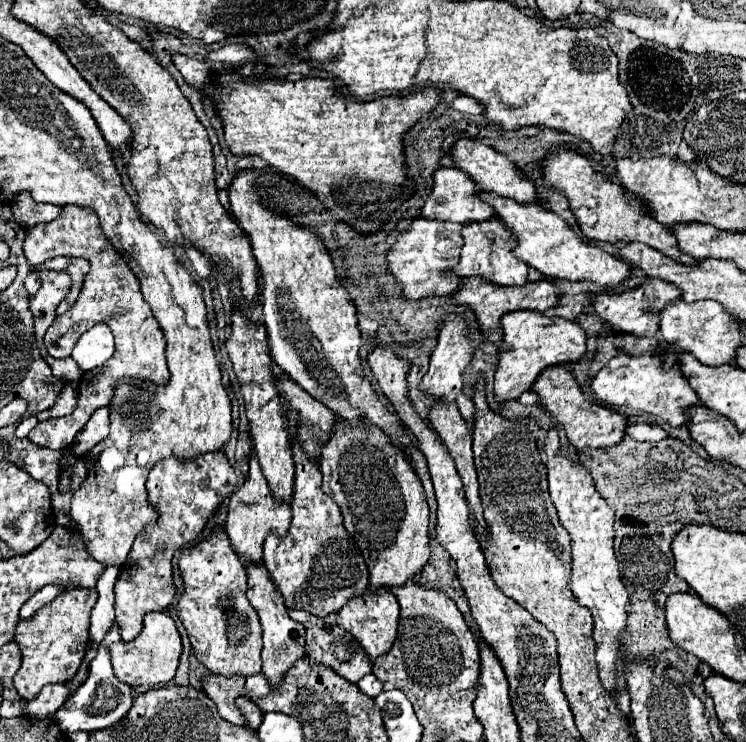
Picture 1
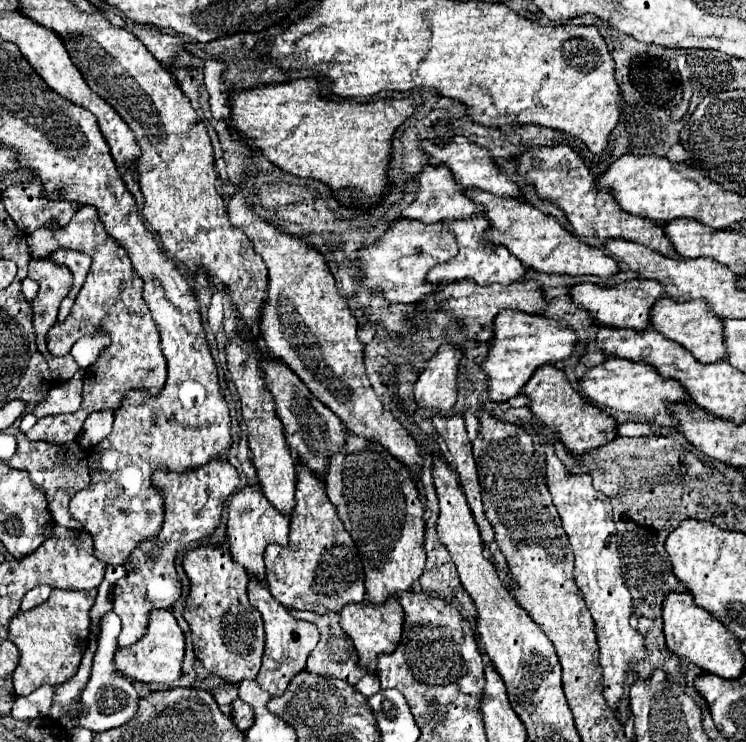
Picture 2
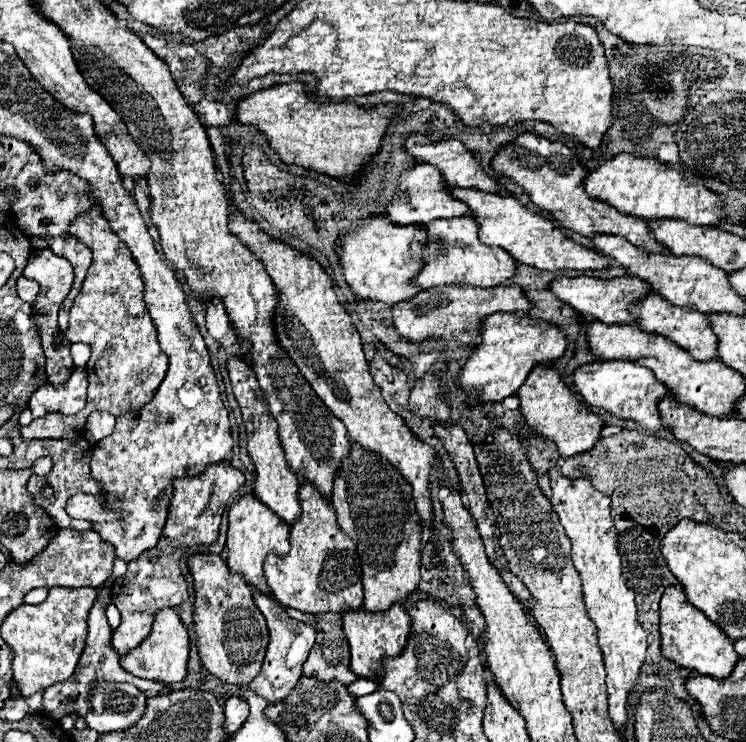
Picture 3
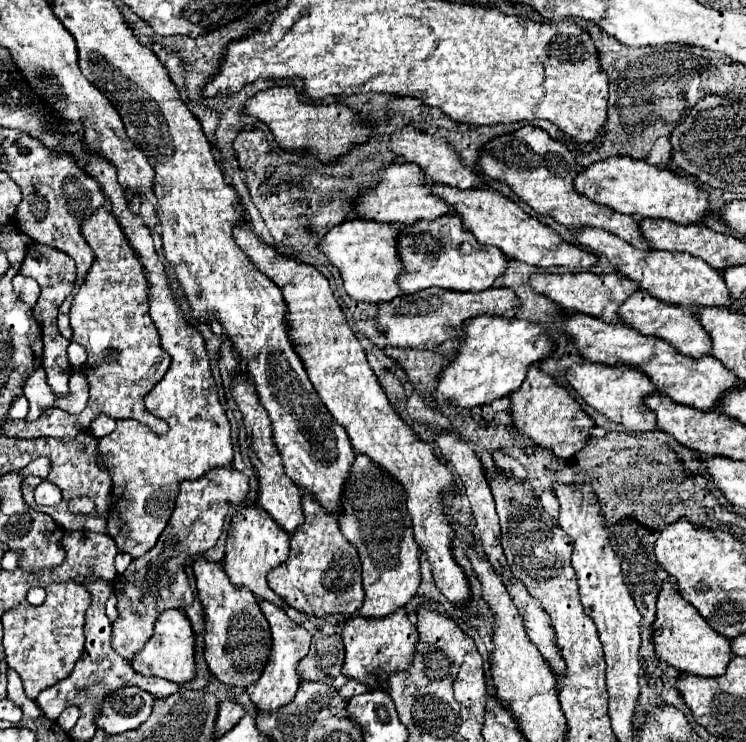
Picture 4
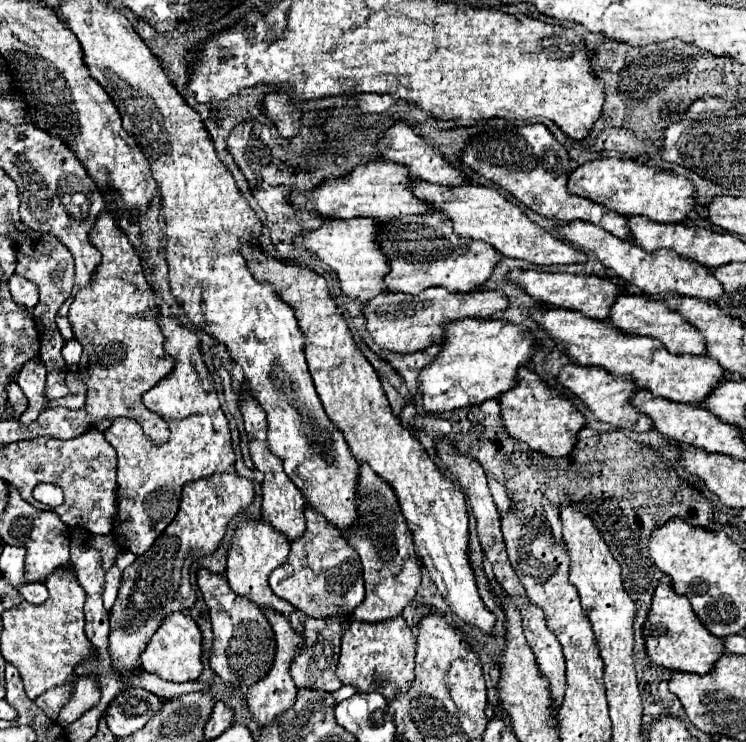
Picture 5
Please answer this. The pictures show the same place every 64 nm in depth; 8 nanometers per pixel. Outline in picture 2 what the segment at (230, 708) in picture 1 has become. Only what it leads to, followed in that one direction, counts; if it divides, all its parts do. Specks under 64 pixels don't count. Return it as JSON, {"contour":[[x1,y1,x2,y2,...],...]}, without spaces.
{"contour":[[226,684,226,686,220,686,216,692,214,692,214,698,216,698,216,702,218,702,218,706,220,706,220,710,224,712,224,714,228,714,230,716,230,704,232,704,232,700,238,696,238,692,236,692,236,688,238,688,238,684]]}

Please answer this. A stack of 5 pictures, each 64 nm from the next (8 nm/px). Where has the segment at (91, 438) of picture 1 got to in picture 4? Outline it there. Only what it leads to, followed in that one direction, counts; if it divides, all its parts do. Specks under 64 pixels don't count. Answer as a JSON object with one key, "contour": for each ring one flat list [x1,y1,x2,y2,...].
{"contour":[[98,416,94,422,92,422,92,434,102,438,106,436,108,432,112,432,116,428,116,420,112,420,110,416]]}

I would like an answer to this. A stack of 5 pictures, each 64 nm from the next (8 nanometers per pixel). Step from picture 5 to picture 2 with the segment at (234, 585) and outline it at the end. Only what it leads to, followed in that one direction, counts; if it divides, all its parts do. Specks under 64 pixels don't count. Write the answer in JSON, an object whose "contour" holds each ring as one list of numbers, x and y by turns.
{"contour":[[246,486,240,492,232,496,232,502,228,506,228,548,232,554,232,560,246,568,246,572,256,578,258,582,264,582,266,570,264,570,264,552,270,544,288,546,288,526,290,518,282,512,276,512,268,500,264,500,260,486]]}

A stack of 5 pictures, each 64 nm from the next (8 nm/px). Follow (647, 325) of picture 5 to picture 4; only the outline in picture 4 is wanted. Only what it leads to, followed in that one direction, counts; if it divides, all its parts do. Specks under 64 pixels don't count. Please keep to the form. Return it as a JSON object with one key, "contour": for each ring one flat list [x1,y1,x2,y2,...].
{"contour":[[634,292,620,308,618,308,618,318,628,324,630,328,636,328,640,334,644,336,656,336,662,338,664,342,668,342,676,352,690,356,690,358,700,358,710,354,710,338,706,336,704,328,700,326,700,322,692,316,692,312,688,312,688,308,680,308,676,304,668,304,662,300,656,300,652,296,648,296,648,292]]}

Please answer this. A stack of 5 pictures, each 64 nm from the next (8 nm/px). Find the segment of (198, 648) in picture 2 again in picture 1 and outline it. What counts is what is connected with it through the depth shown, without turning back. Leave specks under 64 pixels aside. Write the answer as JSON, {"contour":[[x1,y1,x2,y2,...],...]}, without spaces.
{"contour":[[216,530,210,538,184,550,178,566,184,580,184,596,176,612,188,630,196,658,218,676,258,674,262,666,262,626,246,598,246,566,236,552,232,552,226,532]]}

